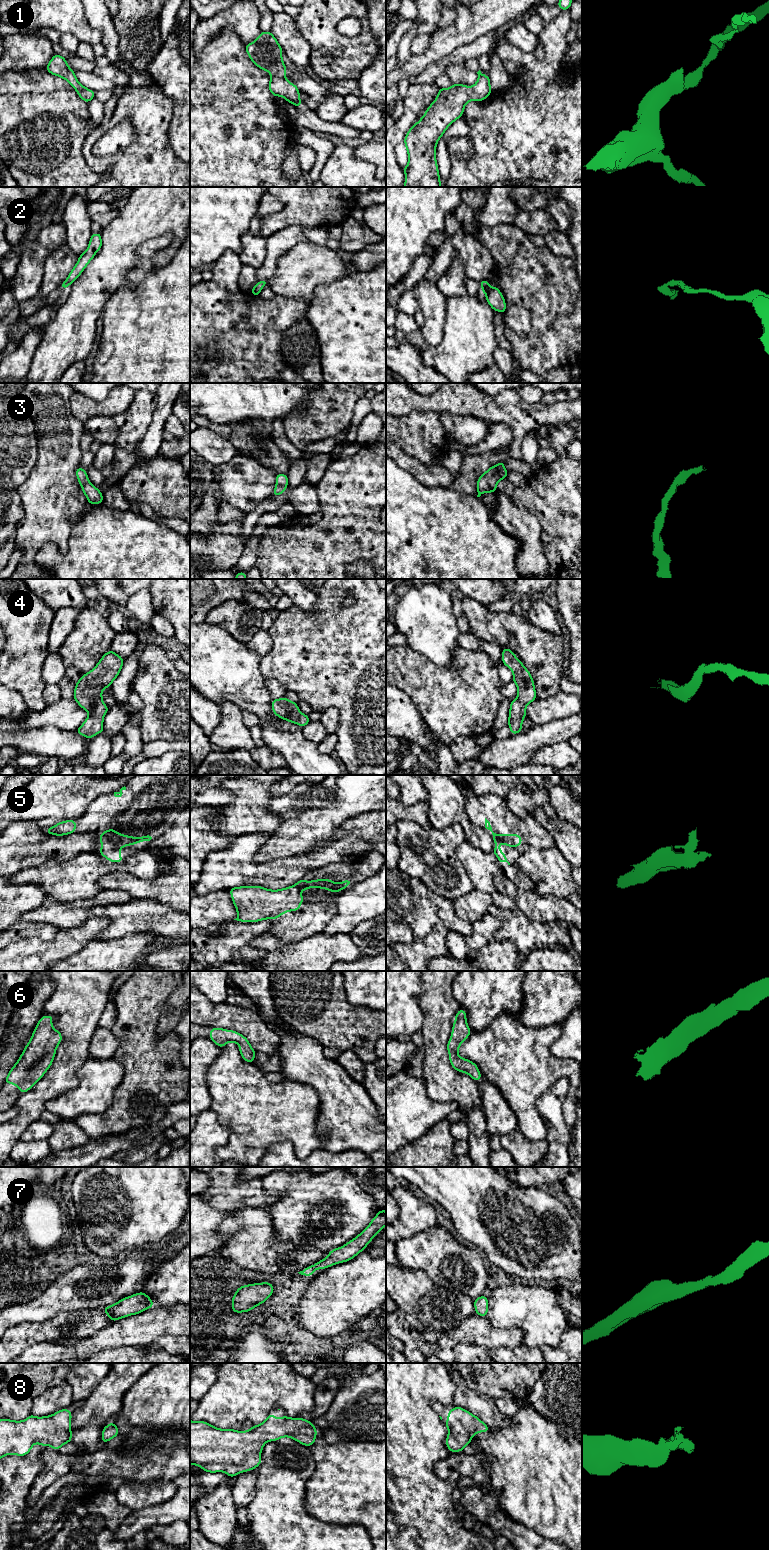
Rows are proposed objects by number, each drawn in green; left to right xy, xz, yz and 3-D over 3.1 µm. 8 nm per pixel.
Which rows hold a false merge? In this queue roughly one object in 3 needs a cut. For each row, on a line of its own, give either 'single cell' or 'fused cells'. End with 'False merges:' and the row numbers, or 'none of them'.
1: single cell
2: single cell
3: single cell
4: single cell
5: single cell
6: single cell
7: single cell
8: single cell
False merges: none of them

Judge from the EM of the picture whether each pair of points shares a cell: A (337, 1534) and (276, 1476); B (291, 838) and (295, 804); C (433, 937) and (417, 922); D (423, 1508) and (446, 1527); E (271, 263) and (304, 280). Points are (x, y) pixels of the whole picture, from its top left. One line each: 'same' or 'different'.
A: same
B: same
C: different
D: same
E: different

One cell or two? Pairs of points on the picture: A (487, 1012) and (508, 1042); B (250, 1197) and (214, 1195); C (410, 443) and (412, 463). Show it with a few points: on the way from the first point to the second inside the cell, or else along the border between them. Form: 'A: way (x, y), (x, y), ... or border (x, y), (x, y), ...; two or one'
A: border (516, 1015), (500, 1014), (482, 1030), (471, 1030); two
B: way (241, 1195), (223, 1195); one
C: border (396, 443), (404, 452), (431, 466); two

